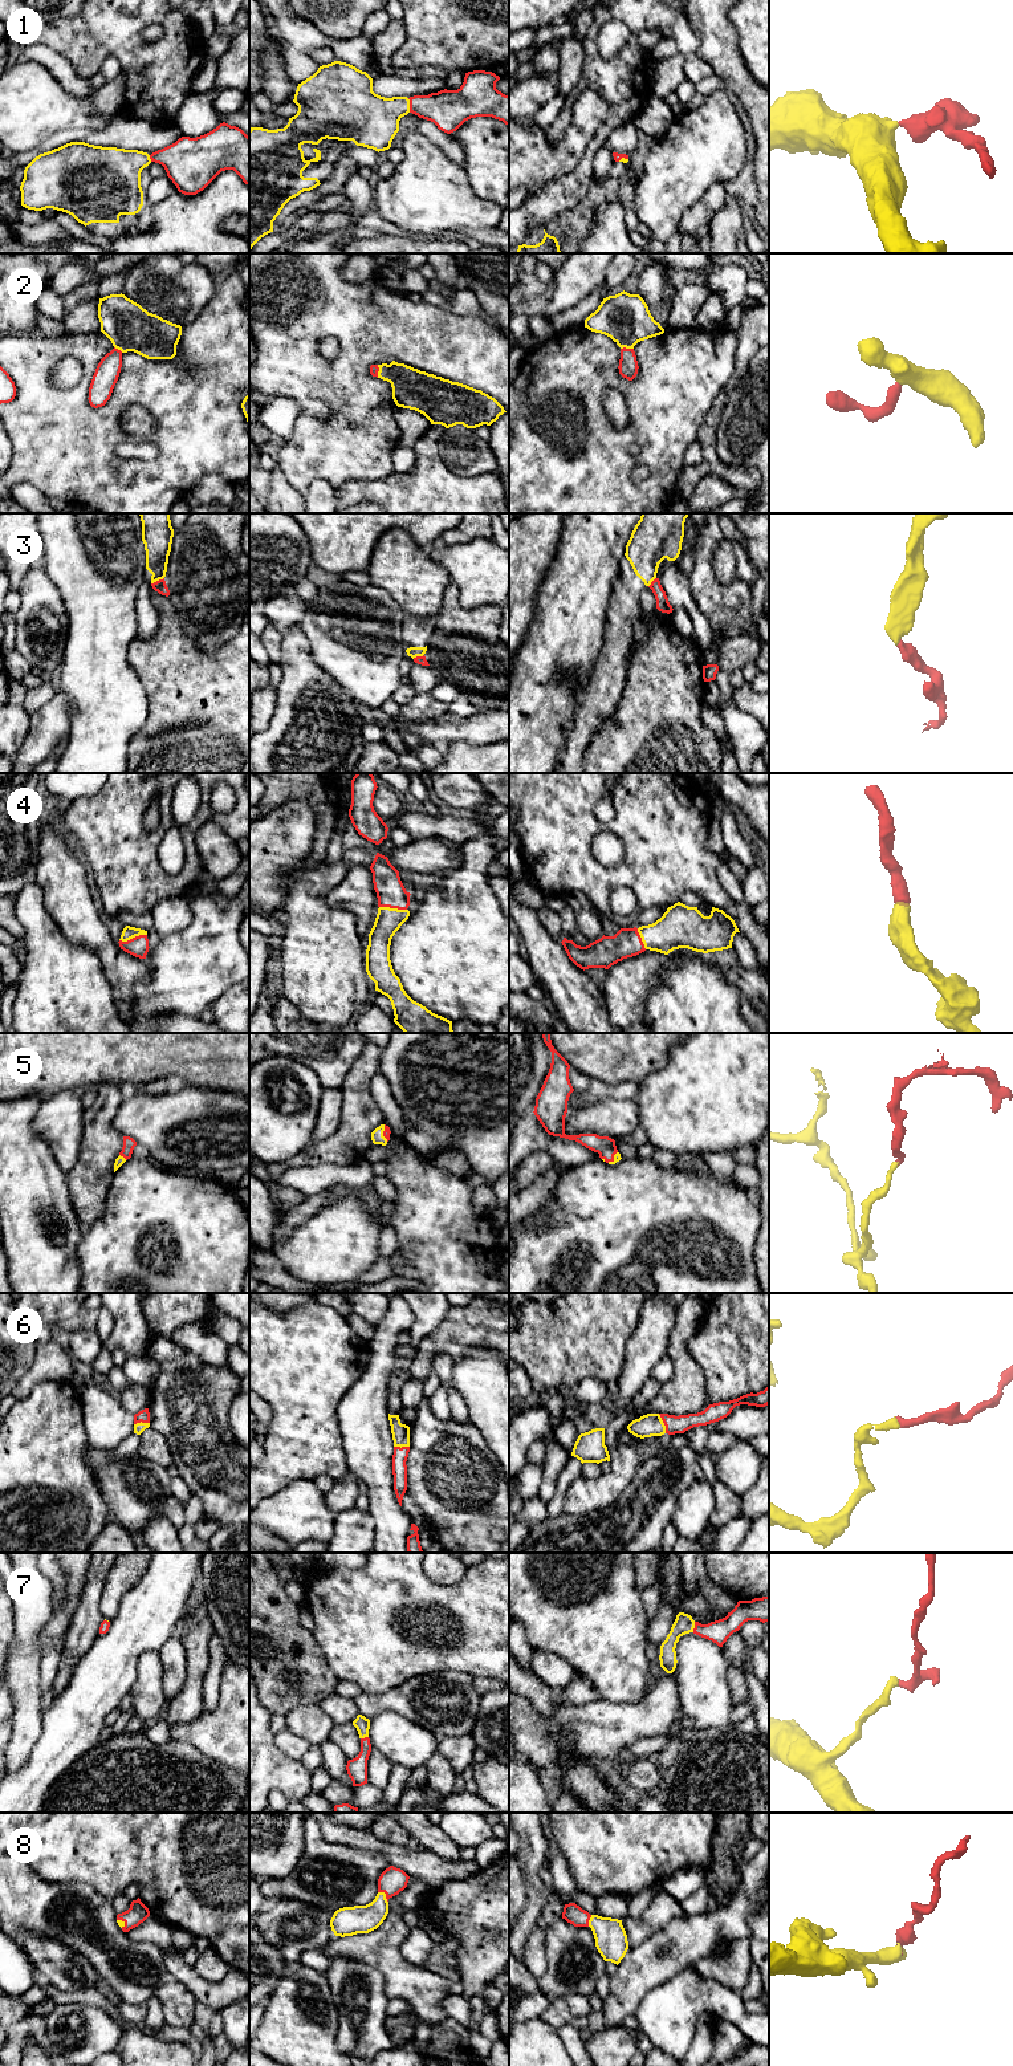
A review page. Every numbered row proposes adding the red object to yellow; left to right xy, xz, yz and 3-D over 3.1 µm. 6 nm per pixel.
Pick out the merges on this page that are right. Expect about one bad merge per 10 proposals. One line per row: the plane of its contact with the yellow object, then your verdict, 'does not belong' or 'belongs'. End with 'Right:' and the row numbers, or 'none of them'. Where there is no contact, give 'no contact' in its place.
1: contact in xz; belongs
2: contact in yz; belongs
3: contact in xy; does not belong
4: contact in xy; belongs
5: contact in xy; belongs
6: contact in yz; belongs
7: contact in yz; belongs
8: contact in xz; belongs
Right: 1, 2, 4, 5, 6, 7, 8

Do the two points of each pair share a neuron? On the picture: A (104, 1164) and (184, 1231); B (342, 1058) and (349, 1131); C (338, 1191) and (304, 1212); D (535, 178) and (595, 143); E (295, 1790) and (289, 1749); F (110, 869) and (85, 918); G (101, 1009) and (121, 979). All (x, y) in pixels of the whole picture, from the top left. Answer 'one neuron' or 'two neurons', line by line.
A: two neurons
B: two neurons
C: one neuron
D: two neurons
E: two neurons
F: two neurons
G: two neurons

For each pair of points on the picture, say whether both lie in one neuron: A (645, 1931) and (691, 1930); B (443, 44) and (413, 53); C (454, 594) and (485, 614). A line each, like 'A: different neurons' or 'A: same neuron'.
A: different neurons
B: same neuron
C: same neuron

